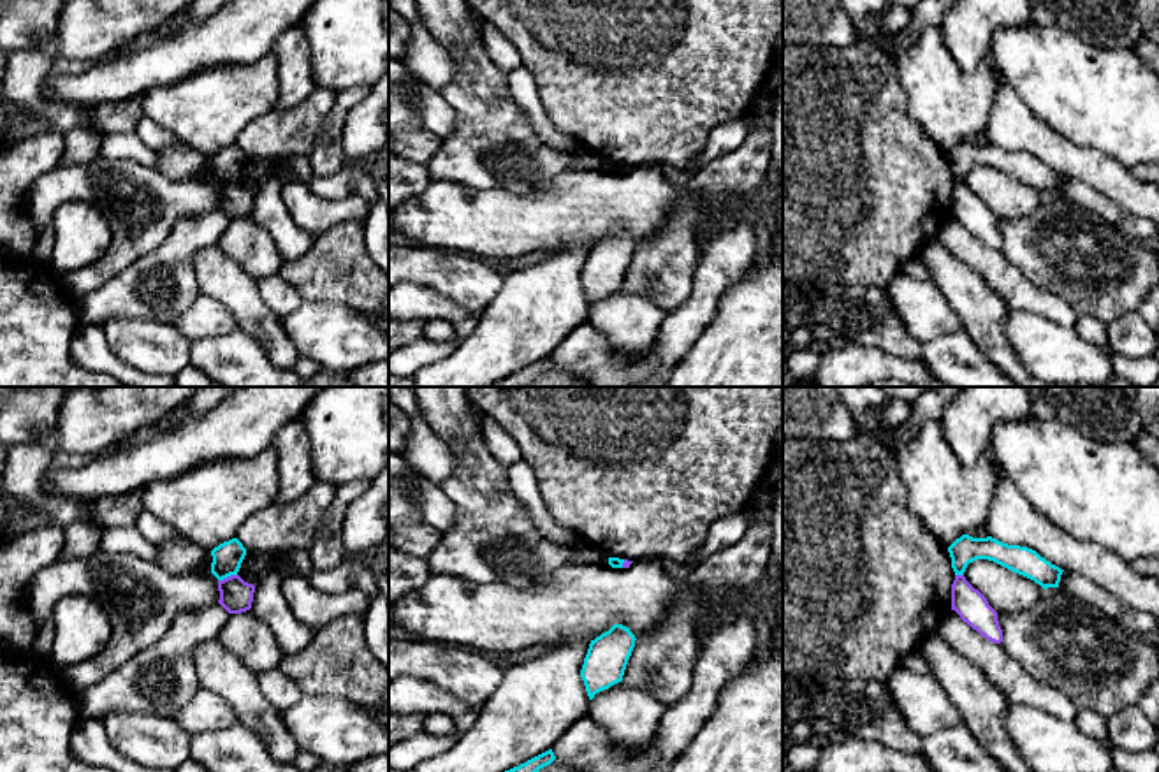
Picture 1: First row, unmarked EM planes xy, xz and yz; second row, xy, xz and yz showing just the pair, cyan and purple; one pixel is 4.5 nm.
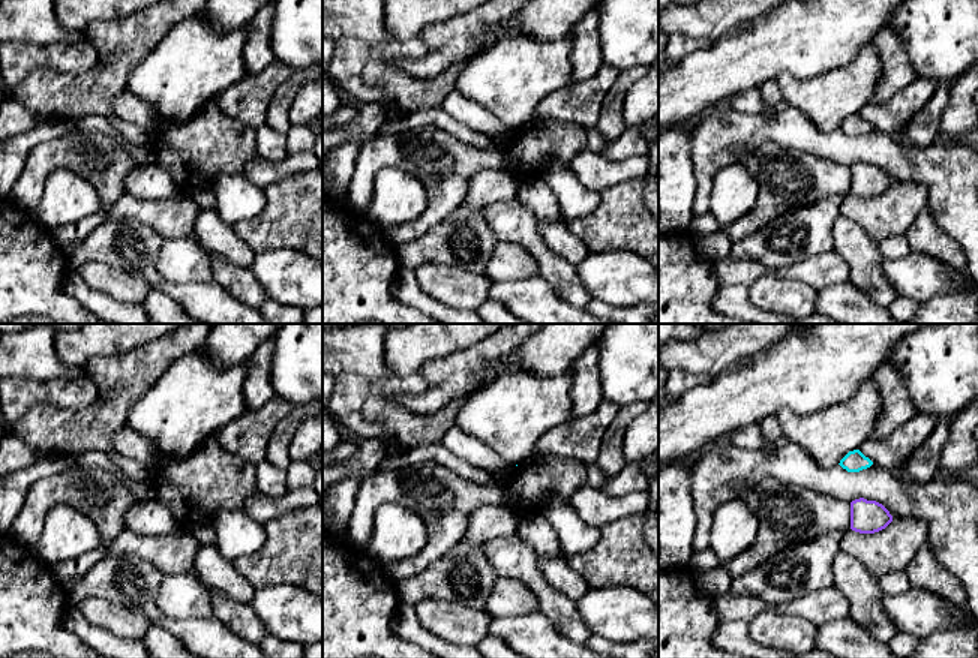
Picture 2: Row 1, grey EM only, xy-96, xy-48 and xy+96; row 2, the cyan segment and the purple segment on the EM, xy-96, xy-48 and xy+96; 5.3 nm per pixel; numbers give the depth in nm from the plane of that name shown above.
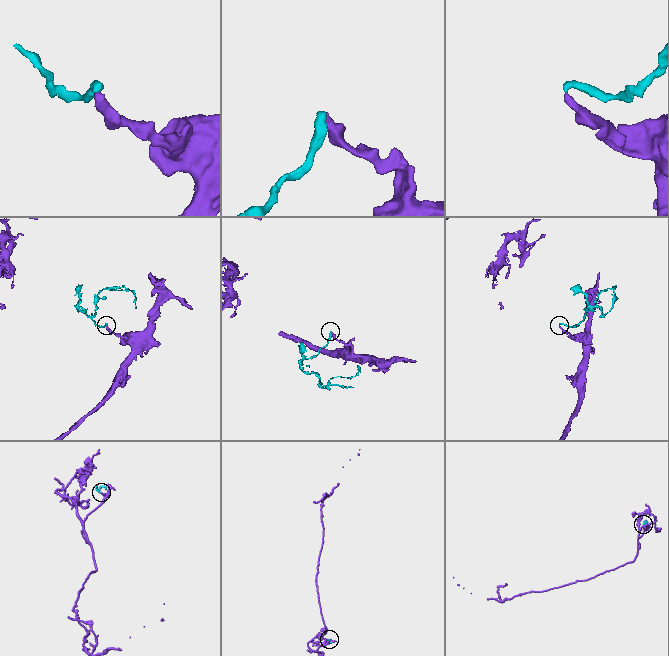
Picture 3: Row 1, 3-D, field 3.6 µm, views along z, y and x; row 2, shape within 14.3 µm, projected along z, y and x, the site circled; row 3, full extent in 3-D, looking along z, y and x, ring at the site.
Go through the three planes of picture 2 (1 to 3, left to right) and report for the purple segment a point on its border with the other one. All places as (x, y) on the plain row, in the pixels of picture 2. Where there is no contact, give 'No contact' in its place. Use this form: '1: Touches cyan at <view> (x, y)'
1: No contact
2: No contact
3: No contact

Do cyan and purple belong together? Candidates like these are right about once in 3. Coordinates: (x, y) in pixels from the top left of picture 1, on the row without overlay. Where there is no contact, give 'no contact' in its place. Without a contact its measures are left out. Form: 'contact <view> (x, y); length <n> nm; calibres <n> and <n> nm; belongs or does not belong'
contact xy (227, 182); length 90 nm; calibres 140 and 150 nm; does not belong

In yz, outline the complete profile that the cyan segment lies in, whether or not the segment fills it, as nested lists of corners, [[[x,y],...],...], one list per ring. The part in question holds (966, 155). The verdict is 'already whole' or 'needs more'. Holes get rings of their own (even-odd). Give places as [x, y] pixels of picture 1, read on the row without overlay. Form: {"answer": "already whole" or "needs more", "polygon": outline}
{"answer": "already whole", "polygon": [[[962,141],[948,153],[948,158],[955,181],[964,181],[967,171],[976,165],[988,165],[1046,195],[1059,193],[1061,181],[1064,178],[1032,155],[1008,151],[992,142],[973,144],[969,141]]]}

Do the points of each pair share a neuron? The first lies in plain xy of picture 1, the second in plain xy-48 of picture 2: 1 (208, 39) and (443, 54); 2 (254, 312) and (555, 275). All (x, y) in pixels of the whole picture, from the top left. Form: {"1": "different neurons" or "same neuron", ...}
{"1": "same neuron", "2": "same neuron"}

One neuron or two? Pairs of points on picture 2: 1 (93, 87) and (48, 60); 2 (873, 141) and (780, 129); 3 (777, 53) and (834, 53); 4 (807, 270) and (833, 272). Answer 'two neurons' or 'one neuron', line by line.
1: two neurons
2: one neuron
3: one neuron
4: one neuron

